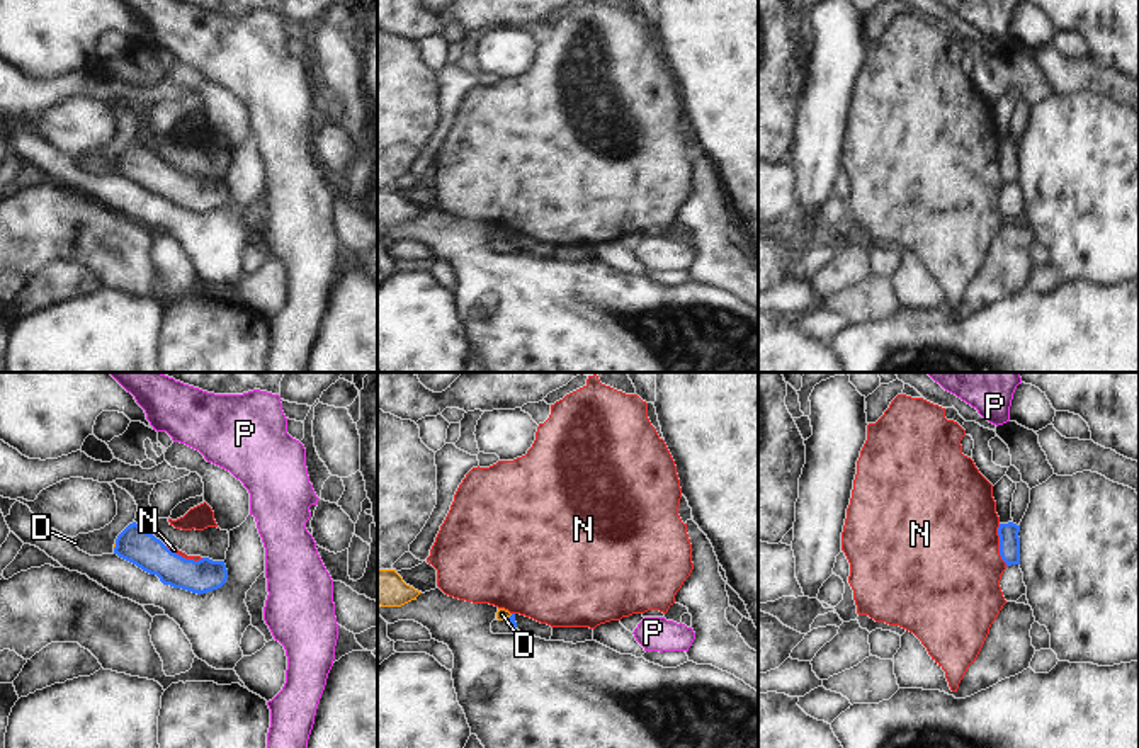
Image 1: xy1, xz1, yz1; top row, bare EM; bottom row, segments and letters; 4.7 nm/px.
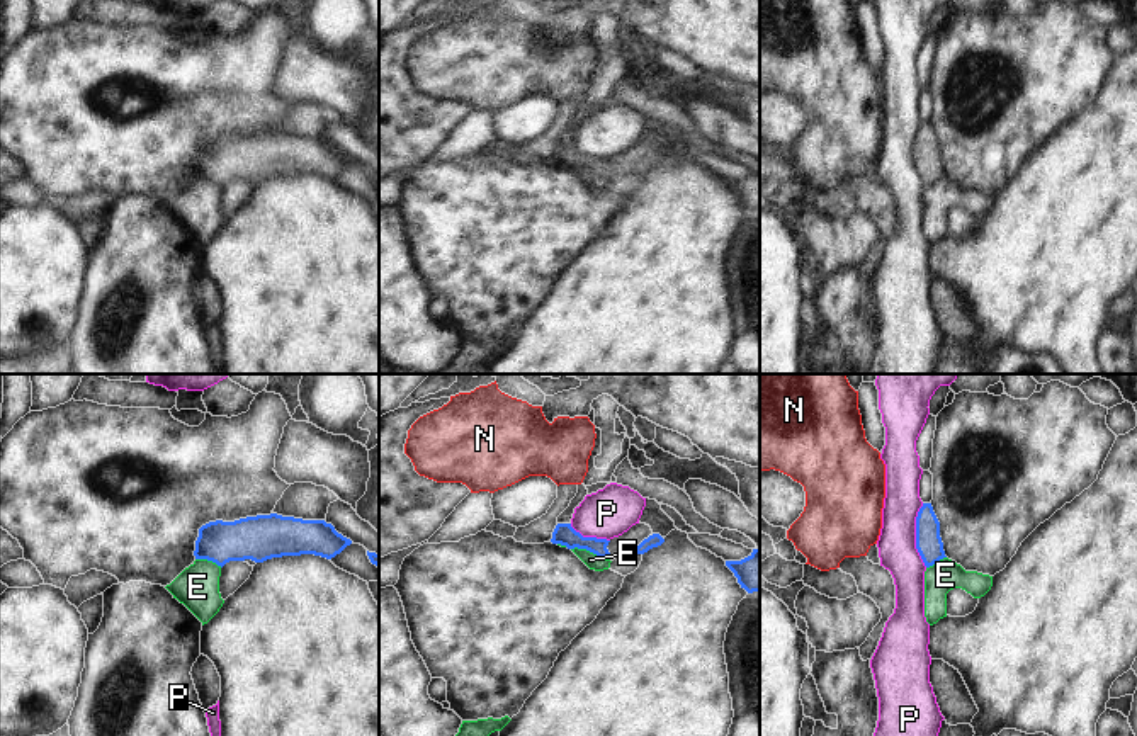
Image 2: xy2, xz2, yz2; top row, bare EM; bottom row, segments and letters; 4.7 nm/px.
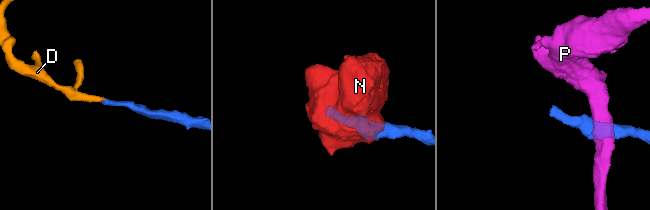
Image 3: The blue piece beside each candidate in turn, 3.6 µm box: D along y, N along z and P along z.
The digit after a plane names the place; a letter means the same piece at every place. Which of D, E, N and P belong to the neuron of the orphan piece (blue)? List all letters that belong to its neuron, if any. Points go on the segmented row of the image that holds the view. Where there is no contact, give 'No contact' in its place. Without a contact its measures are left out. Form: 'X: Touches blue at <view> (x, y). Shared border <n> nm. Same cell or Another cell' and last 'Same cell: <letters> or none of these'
D: Touches blue at xz1 (507, 617). Shared border 50 nm. Same cell
E: Touches blue at xz2 (590, 551). Shared border 190 nm. Another cell
N: Touches blue at yz1 (1000, 544). Shared border 200 nm. Another cell
P: Touches blue at yz2 (916, 536). Shared border 300 nm. Another cell
Same cell: D

